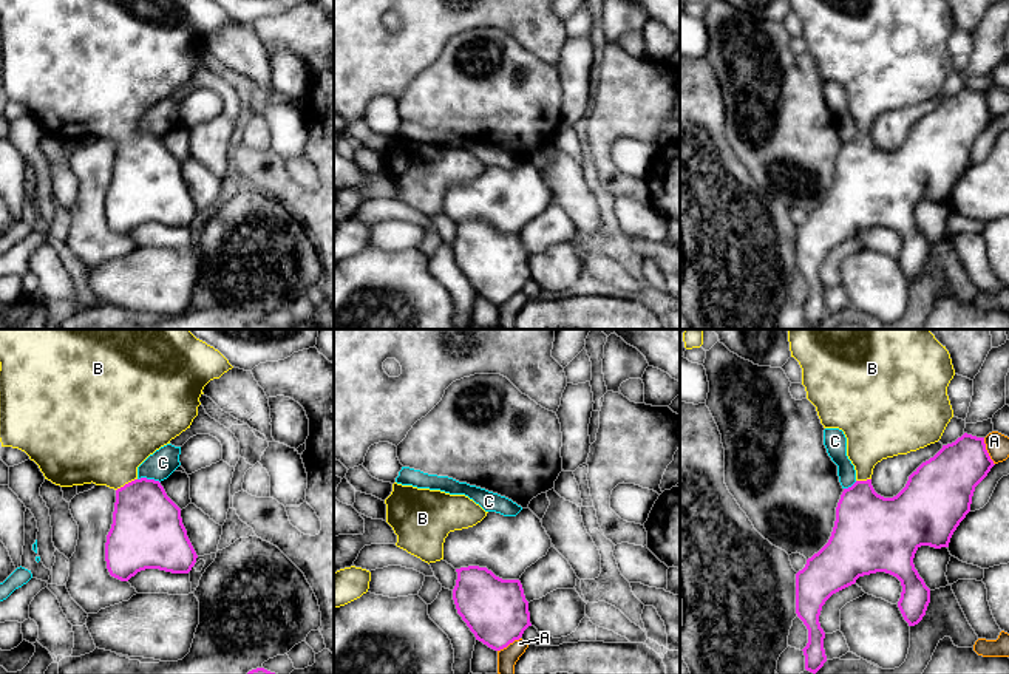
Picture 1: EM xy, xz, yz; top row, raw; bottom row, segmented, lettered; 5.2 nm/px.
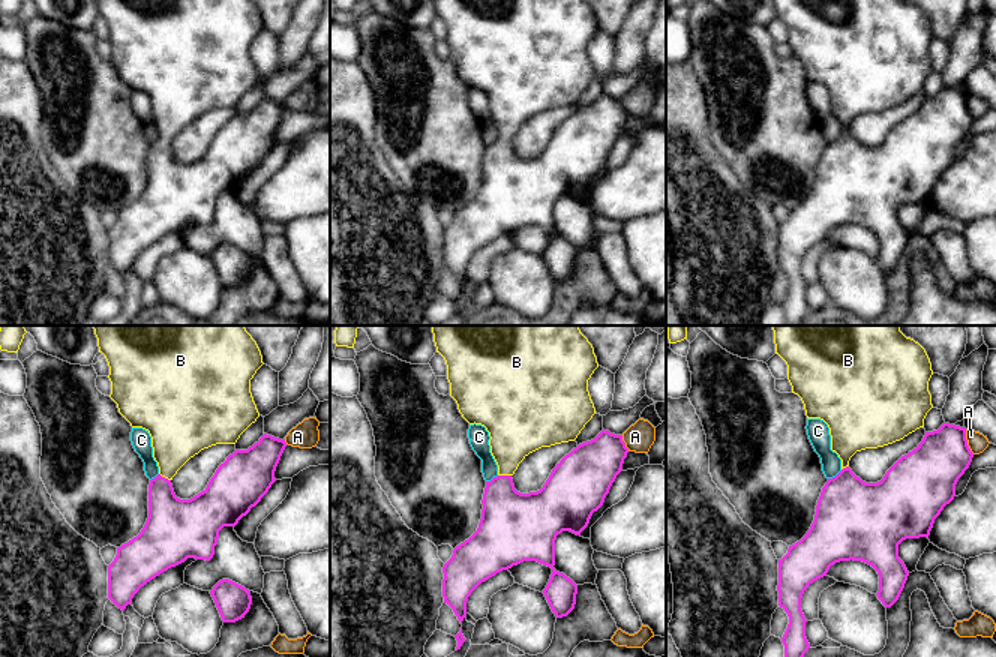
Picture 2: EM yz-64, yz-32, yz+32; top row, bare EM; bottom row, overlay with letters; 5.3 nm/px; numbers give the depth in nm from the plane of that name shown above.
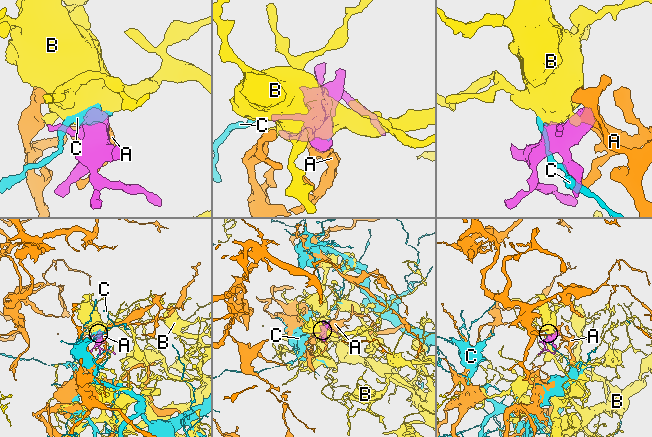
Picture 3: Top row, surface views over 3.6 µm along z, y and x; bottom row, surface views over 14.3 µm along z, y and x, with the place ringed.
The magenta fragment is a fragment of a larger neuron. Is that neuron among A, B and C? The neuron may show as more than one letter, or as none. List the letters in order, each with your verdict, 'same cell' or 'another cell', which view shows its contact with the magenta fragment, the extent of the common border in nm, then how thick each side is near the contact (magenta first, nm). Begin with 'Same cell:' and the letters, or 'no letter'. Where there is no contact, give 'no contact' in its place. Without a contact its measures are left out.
Same cell: B
A: another cell; contact in yz; length 160 nm; calibres 280 and 120 nm
B: same cell; contact in xy; length 130 nm; calibres 360 and 440 nm
C: another cell; contact in xy; length 120 nm; calibres 360 and 150 nm

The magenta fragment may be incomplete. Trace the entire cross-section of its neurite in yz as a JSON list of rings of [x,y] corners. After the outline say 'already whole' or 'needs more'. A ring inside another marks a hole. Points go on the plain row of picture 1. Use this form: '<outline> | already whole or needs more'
[[[790,0],[802,22],[802,39],[807,53],[816,60],[824,82],[839,82],[847,91],[847,110],[854,119],[856,136],[844,142],[836,161],[836,175],[828,196],[796,227],[796,267],[808,283],[808,297],[802,303],[805,323],[816,328],[827,315],[819,269],[825,255],[836,246],[856,237],[859,230],[885,226],[901,235],[902,246],[898,261],[909,277],[918,278],[930,257],[930,243],[915,223],[913,212],[921,199],[935,203],[949,201],[950,192],[960,176],[970,165],[975,141],[995,119],[990,113],[984,91],[964,87],[955,96],[922,116],[910,130],[905,141],[893,151],[878,148],[871,139],[873,122],[878,116],[898,108],[916,105],[941,93],[953,63],[947,40],[955,29],[952,12],[946,0]]] | needs more

